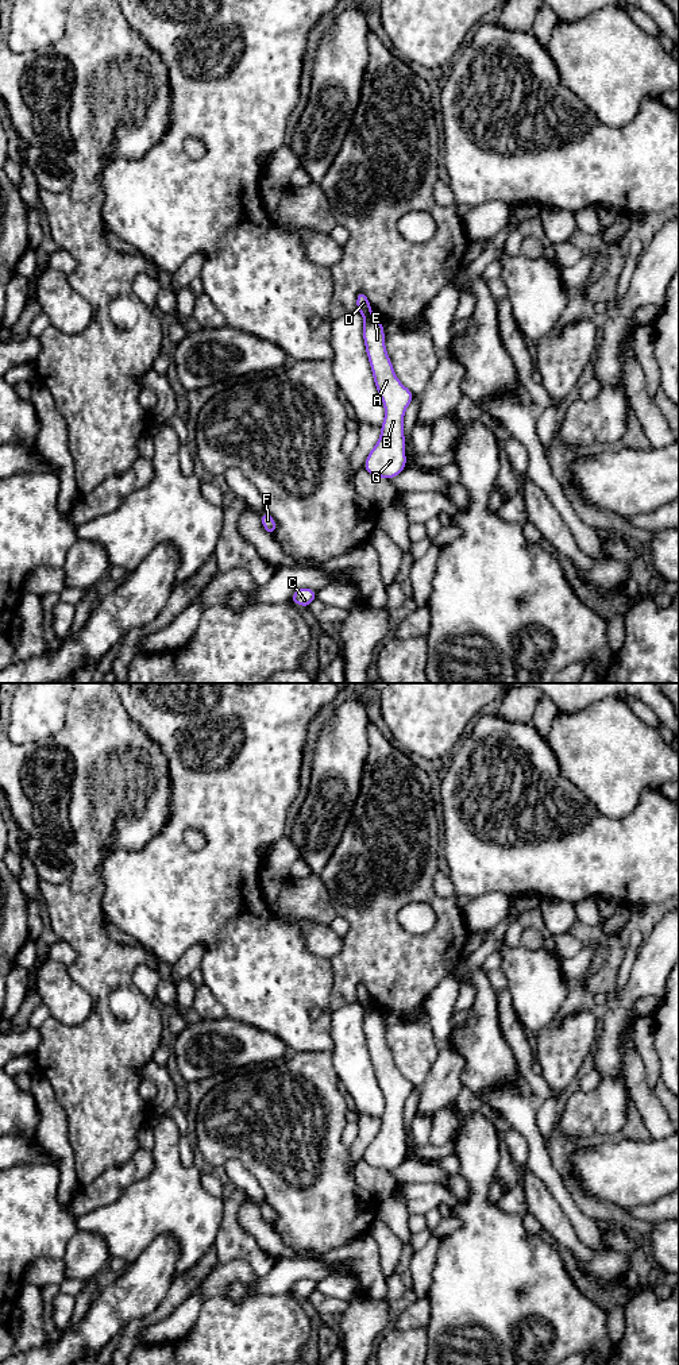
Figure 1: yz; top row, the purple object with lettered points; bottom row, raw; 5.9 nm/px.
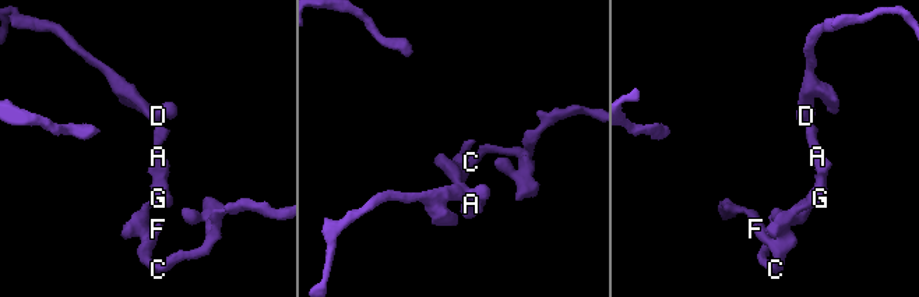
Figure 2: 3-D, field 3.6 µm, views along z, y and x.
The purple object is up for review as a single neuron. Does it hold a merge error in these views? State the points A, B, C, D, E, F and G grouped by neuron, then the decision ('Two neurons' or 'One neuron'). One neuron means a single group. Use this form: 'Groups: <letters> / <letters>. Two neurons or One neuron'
Groups: A B C E F G / D. Two neurons

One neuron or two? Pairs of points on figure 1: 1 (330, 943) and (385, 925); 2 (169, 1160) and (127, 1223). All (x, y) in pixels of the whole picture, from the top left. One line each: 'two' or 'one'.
1: two
2: one

